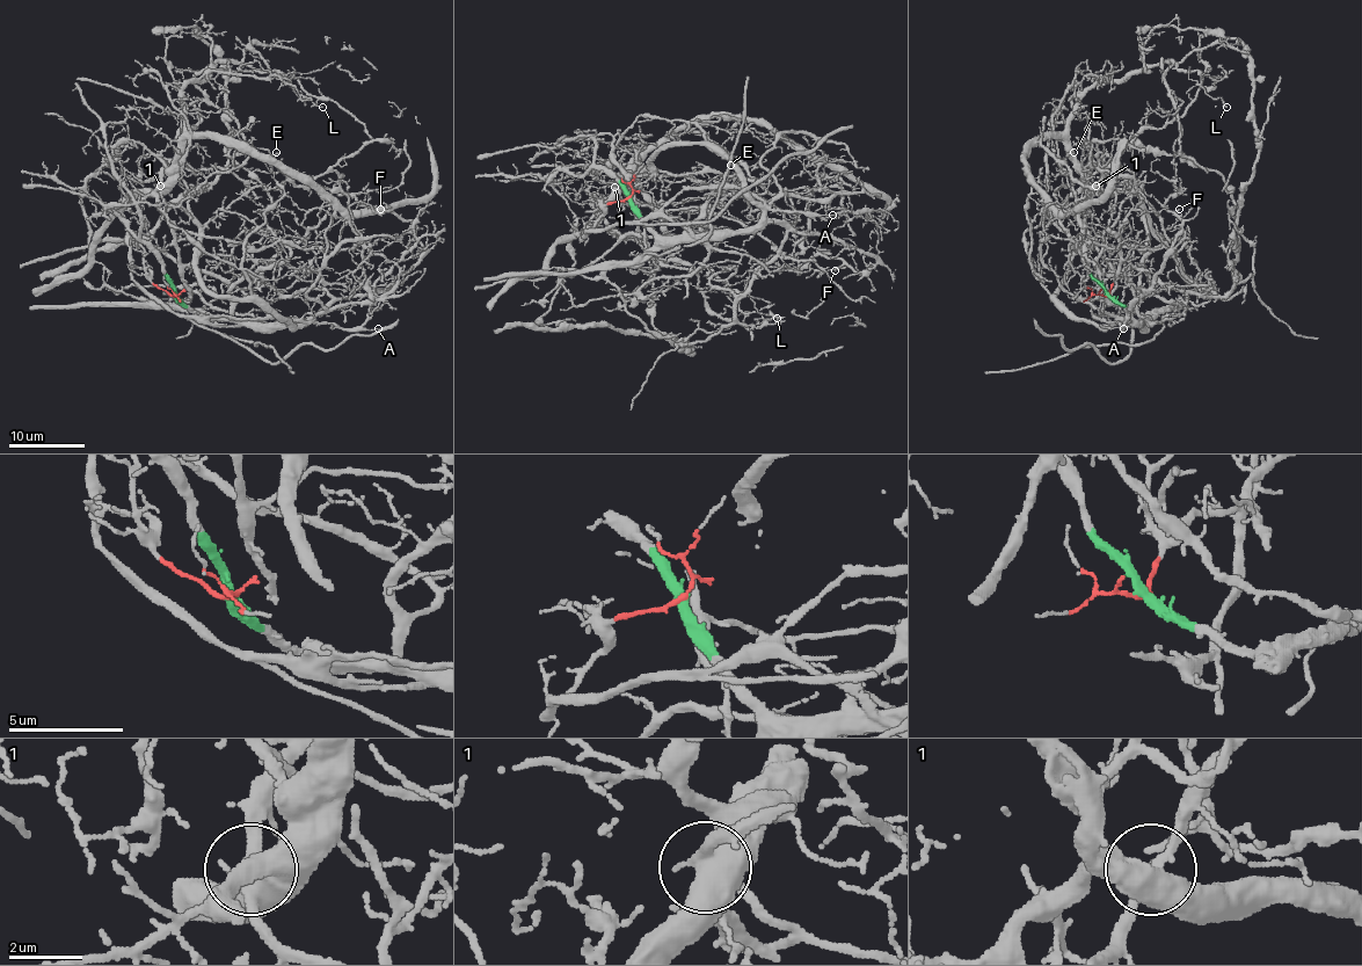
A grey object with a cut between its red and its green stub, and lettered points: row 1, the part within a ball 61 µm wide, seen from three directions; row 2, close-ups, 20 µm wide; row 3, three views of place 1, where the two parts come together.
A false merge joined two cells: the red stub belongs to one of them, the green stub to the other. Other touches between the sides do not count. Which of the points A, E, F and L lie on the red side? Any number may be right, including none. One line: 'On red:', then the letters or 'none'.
On red: A, E, L

